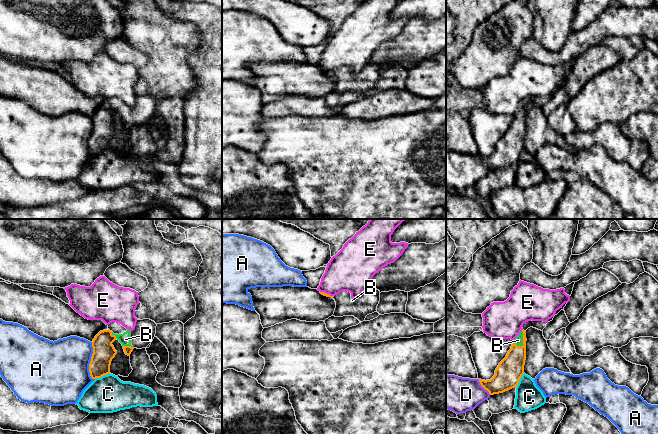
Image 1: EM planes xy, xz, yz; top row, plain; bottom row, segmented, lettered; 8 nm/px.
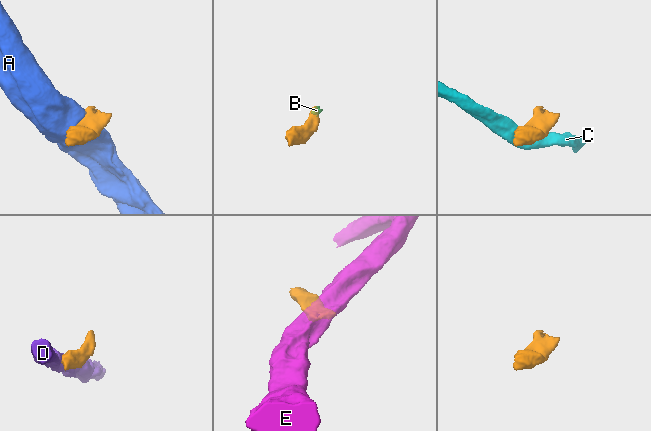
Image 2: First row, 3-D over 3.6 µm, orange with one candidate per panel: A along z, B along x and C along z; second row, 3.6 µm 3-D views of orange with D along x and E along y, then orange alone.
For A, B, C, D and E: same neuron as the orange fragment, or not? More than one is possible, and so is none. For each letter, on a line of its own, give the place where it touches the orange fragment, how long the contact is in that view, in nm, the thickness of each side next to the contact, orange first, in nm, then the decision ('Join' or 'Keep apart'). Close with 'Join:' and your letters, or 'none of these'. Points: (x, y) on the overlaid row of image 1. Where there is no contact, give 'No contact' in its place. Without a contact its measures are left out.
A: Touches orange at xy (90, 361). Shared border 300 nm. Thickness 180 nm (orange) against 460 nm. Keep apart
B: Touches orange at yz (523, 339). Shared border 140 nm. Thickness 190 nm (orange) against 70 nm. Join
C: Touches orange at xy (102, 375). Shared border 140 nm. Thickness 180 nm (orange) against 300 nm. Keep apart
D: Touches orange at yz (483, 387). Shared border 160 nm. Thickness 200 nm (orange) against 280 nm. Keep apart
E: Touches orange at xz (327, 294). Shared border 120 nm. Thickness 20 nm (orange) against 320 nm. Keep apart
Join: B

